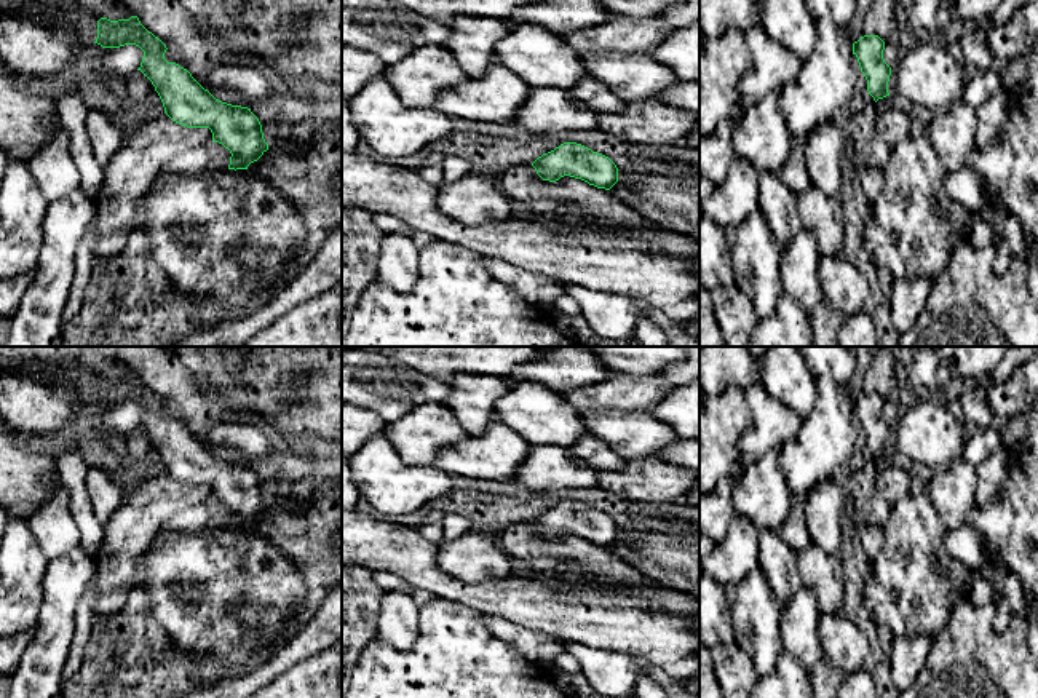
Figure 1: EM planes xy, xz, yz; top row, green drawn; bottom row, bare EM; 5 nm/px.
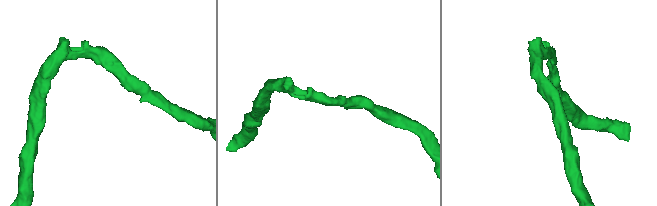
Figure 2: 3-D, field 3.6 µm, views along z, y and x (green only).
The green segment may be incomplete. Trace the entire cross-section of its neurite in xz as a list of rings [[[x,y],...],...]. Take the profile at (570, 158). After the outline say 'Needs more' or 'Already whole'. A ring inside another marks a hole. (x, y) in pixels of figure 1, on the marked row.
[[[576,142],[561,144],[538,157],[532,166],[543,180],[549,182],[570,176],[605,190],[618,182],[618,168],[608,157]]]. Already whole

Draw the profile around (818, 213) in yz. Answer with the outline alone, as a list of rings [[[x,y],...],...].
[[[810,185],[795,195],[795,211],[800,227],[811,230],[819,256],[840,256],[845,248],[843,206],[840,198],[829,198]]]

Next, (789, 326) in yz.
[[[782,292],[775,315],[757,323],[751,347],[813,347],[810,313]]]

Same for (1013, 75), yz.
[[[1016,58],[1003,65],[1001,86],[1011,99],[1022,96],[1027,89],[1027,64],[1024,58]]]

